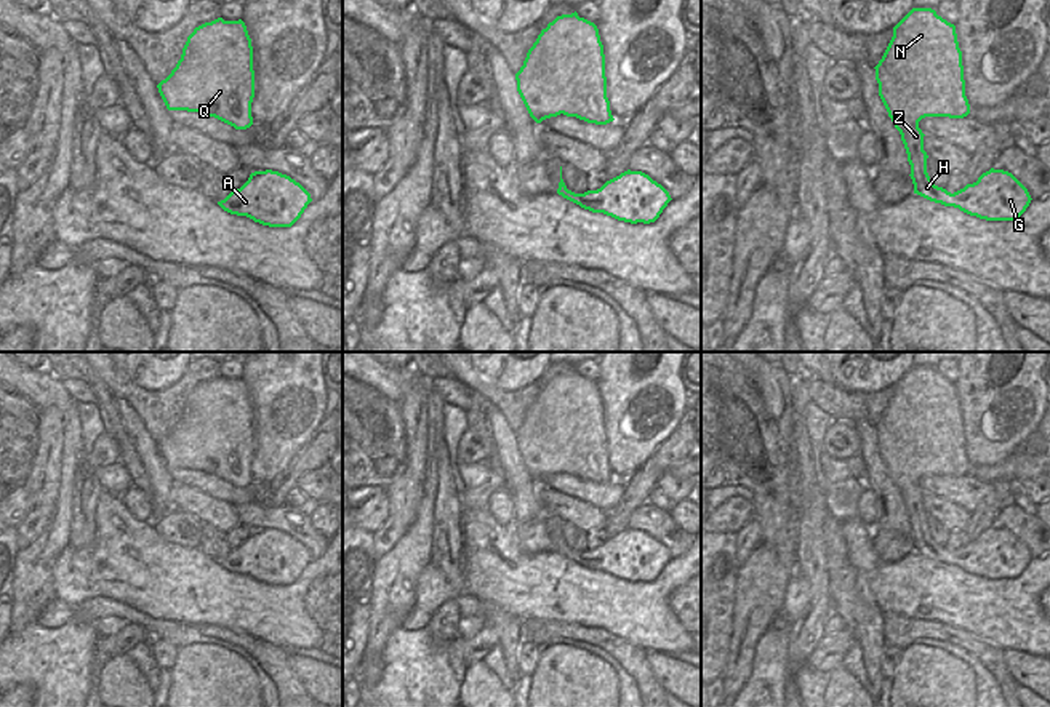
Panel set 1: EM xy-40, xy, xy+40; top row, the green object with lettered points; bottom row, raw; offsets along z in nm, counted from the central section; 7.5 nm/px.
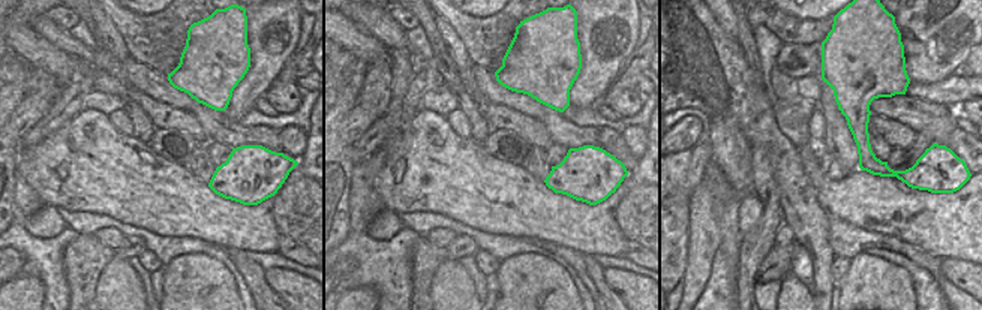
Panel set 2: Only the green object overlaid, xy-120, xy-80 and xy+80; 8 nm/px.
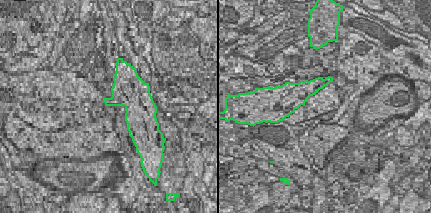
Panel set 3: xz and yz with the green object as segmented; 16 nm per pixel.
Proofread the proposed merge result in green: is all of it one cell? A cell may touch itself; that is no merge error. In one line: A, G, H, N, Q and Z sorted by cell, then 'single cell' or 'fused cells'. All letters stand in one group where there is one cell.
groups A G H N Q Z; single cell

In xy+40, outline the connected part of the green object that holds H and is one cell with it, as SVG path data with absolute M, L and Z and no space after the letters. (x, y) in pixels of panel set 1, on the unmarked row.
M912 366L893 385L893 395L874 427L879 454L908 512L914 552L986 579L1015 579L1026 569L1032 557L1008 529L991 526L954 552L935 544L927 531L925 493L919 480L970 472L954 382L932 366Z

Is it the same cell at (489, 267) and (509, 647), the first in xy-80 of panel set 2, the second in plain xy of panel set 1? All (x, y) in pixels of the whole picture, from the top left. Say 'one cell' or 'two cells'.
two cells

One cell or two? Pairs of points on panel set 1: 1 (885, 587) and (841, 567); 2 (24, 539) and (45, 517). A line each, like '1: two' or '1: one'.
1: two
2: one

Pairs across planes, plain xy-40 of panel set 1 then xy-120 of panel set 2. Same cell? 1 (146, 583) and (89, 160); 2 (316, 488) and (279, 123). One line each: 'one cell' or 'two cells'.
1: one cell
2: two cells

